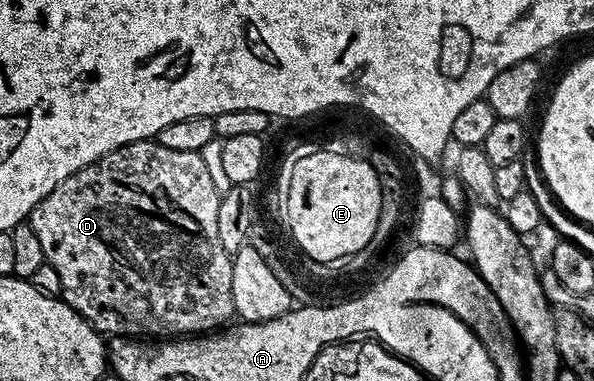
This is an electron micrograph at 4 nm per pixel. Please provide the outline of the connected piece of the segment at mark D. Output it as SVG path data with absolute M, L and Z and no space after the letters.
M158 140L130 142L101 156L93 164L73 172L73 176L61 180L61 184L57 184L57 188L53 188L49 196L45 196L31 209L29 225L33 232L37 232L37 240L45 252L46 265L52 266L57 276L61 276L63 301L69 303L100 334L136 340L170 340L176 336L199 336L204 332L218 331L224 324L230 323L230 318L235 314L232 255L227 254L225 248L221 248L221 240L217 240L217 208L220 197L221 192L205 169L202 153L177 152L173 148L165 148Z

